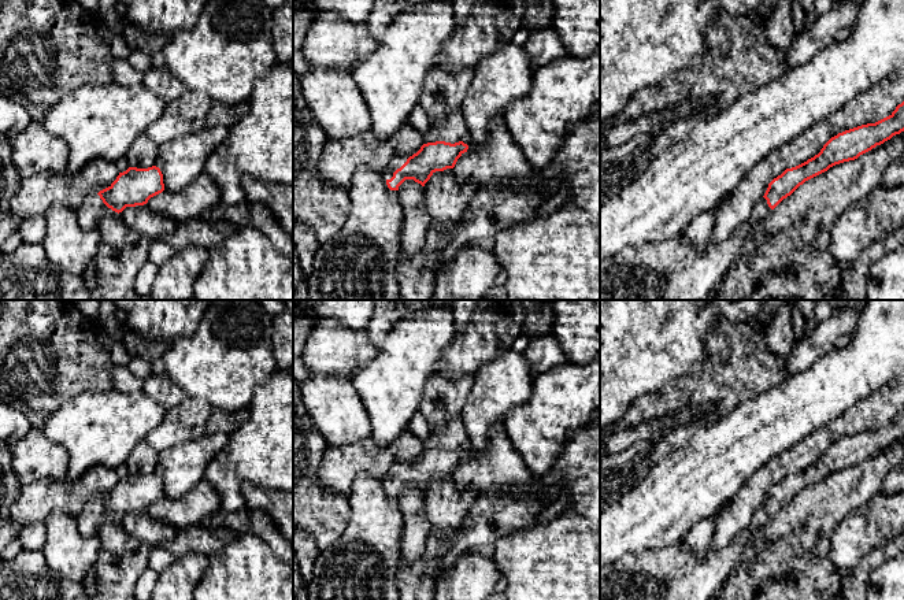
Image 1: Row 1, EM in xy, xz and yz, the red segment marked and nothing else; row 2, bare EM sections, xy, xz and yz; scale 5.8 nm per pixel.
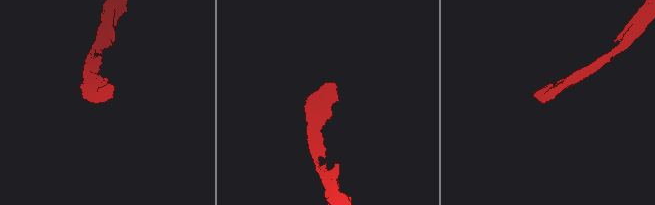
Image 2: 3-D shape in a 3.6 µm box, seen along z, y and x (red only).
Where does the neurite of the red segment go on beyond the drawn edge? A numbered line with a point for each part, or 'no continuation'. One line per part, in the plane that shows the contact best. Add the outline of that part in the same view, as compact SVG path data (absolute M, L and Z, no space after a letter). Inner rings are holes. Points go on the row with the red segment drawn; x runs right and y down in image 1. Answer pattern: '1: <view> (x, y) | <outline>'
1: xz (452, 129) | M459 108L442 121L430 121L430 126L423 136L423 141L425 144L436 141L455 144L466 137L468 137L468 129L462 108Z

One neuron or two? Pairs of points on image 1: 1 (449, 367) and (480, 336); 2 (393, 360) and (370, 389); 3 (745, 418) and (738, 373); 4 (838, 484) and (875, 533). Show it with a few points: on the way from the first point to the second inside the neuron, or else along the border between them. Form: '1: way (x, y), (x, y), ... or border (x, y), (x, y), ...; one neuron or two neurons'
1: way (458, 359), (473, 344); one neuron
2: way (392, 367), (377, 382); one neuron
3: border (771, 388), (737, 404), (717, 422); two neurons
4: border (870, 499), (851, 511), (833, 529); two neurons

